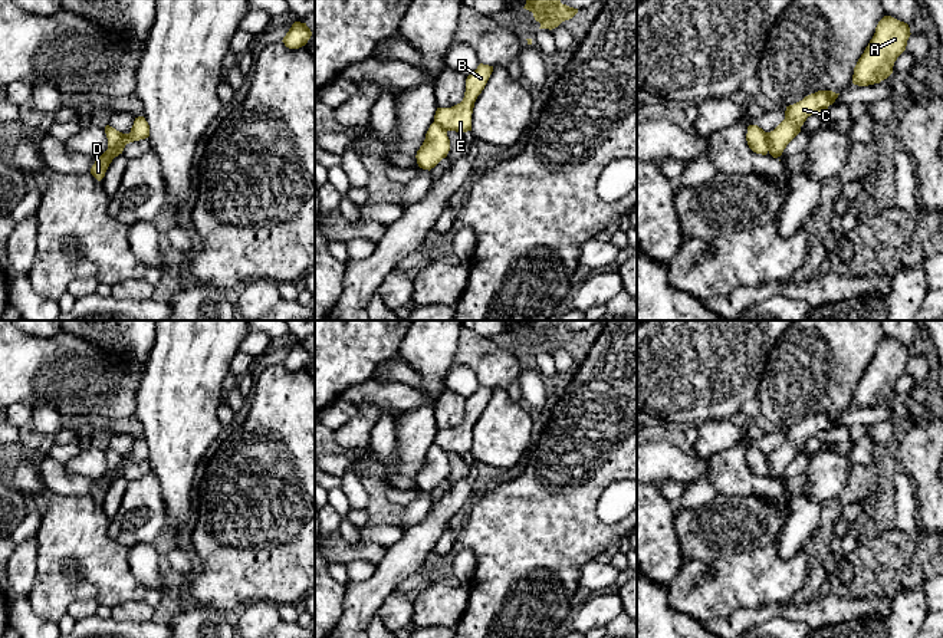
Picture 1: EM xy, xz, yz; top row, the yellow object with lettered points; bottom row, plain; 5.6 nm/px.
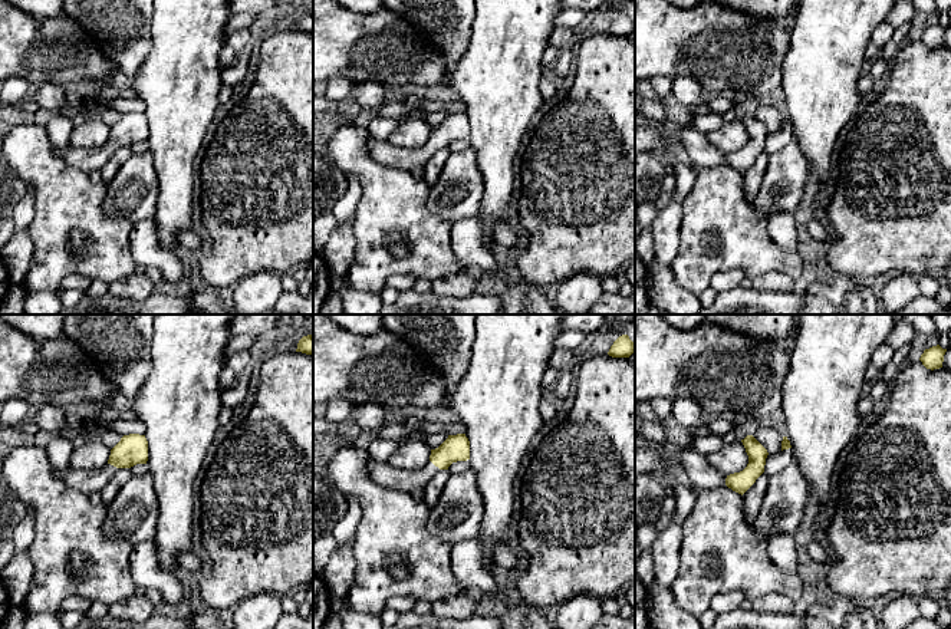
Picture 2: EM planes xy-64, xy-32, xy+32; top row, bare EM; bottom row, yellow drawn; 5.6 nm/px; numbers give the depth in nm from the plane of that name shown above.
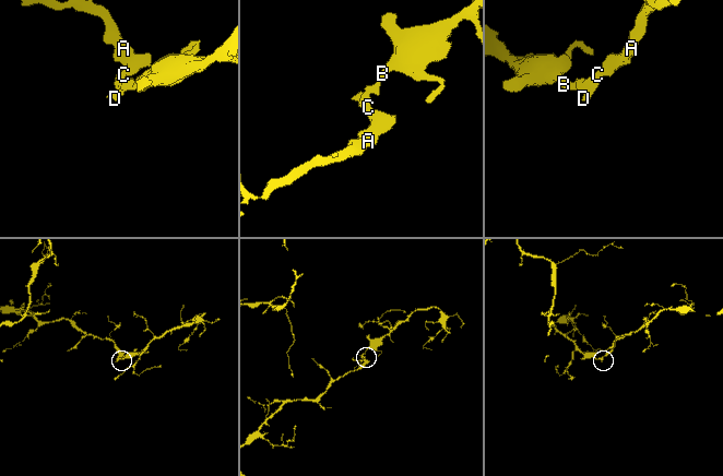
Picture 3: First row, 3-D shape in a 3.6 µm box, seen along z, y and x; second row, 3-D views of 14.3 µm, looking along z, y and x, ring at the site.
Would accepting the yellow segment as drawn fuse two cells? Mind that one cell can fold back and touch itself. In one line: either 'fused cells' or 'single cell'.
fused cells

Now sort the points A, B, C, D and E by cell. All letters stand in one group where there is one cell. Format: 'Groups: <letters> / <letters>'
Groups: A C D / B E

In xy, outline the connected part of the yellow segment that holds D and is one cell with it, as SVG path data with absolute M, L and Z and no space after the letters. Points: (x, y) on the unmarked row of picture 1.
M106 447L105 448L105 456L108 460L108 471L98 478L95 486L91 490L91 496L101 503L105 499L105 494L112 484L115 478L119 477L118 467L121 466L122 461L122 454L116 453L115 450Z

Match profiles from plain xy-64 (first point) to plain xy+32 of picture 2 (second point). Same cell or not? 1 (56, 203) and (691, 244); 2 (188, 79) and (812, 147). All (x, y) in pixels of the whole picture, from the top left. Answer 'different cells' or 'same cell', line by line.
1: same cell
2: same cell

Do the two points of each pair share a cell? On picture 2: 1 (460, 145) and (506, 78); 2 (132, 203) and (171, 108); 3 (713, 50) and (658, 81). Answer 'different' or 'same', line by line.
1: different
2: different
3: different

